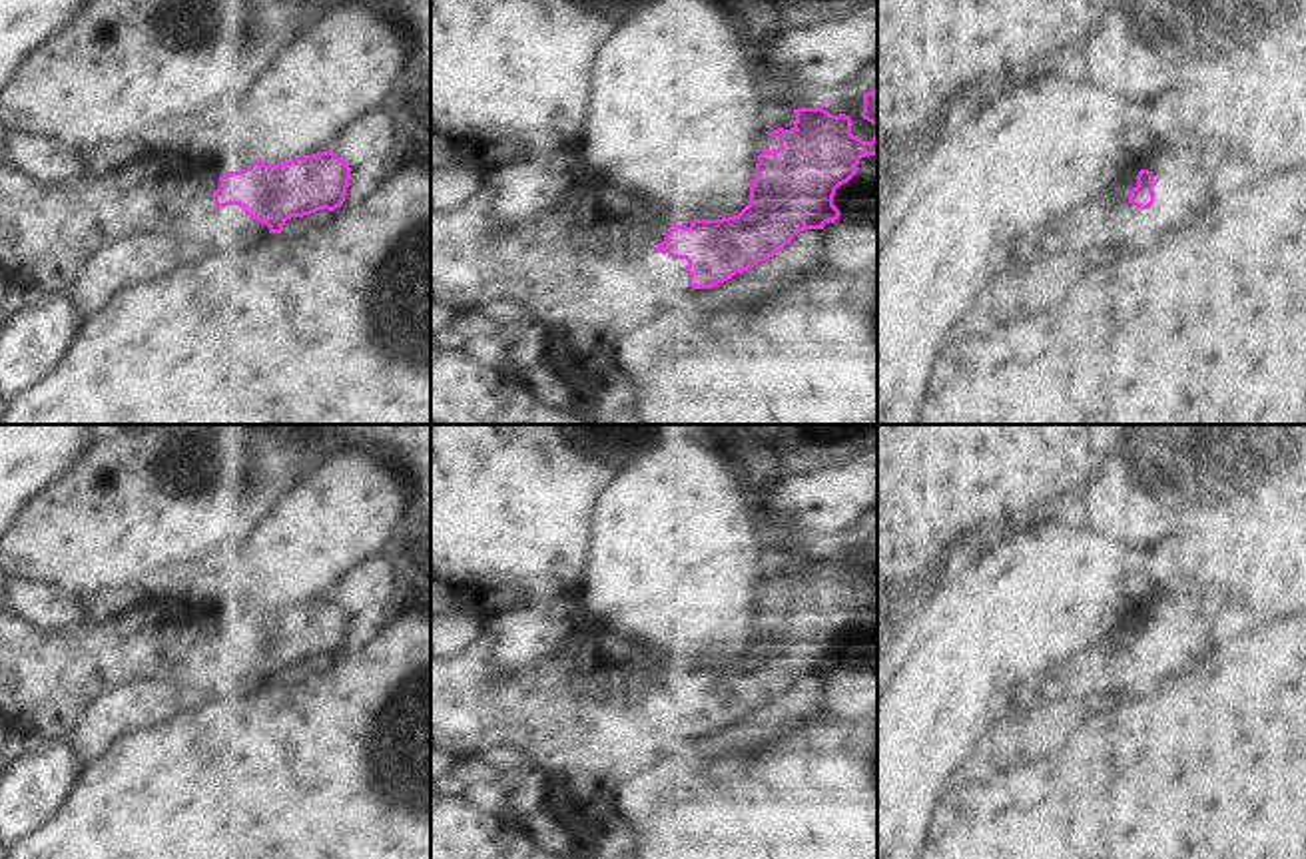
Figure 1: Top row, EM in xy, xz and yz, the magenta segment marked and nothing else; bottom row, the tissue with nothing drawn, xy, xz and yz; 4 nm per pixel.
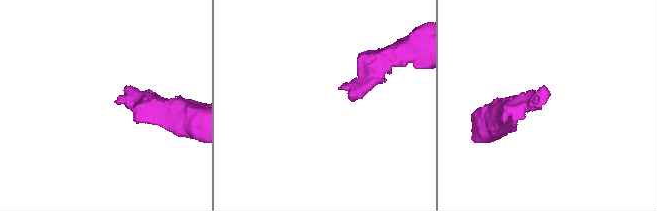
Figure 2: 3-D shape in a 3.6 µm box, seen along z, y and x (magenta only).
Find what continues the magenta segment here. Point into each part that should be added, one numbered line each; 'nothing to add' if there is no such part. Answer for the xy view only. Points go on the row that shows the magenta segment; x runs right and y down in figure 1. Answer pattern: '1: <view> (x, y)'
1: xy (46, 232)

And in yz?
1: yz (1095, 216)

